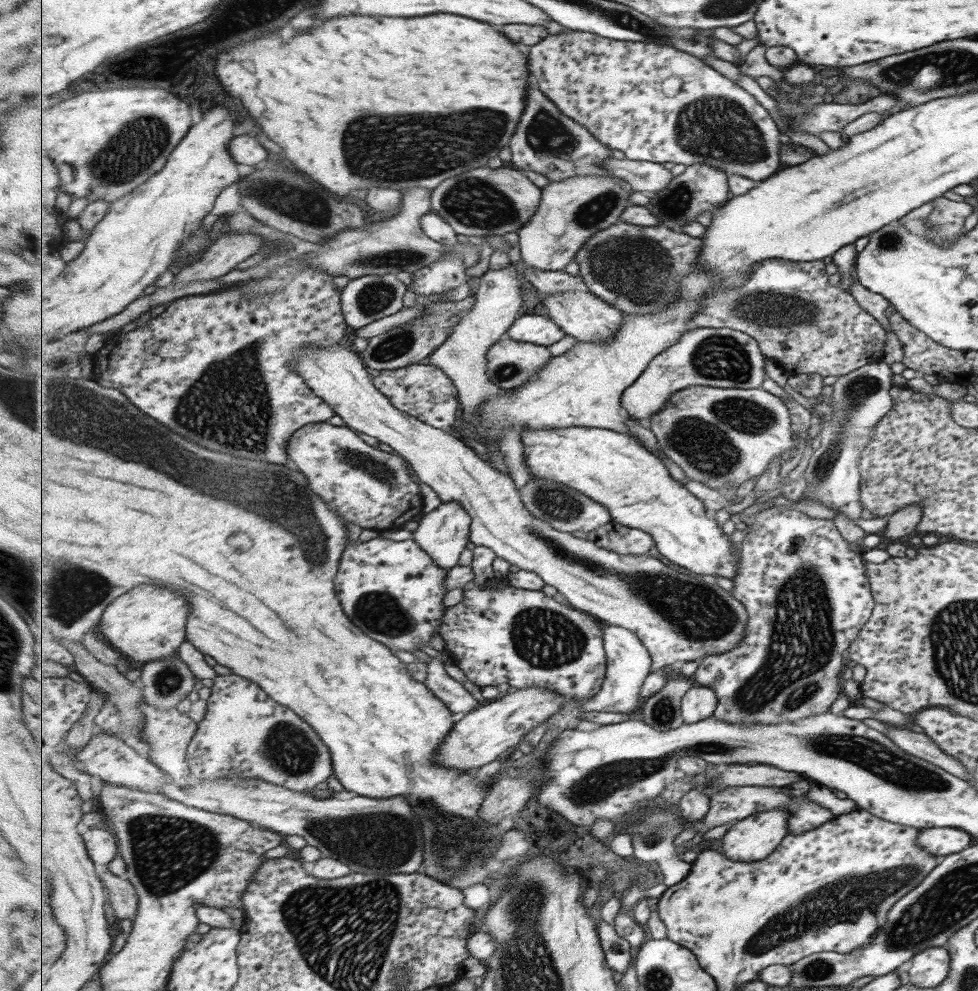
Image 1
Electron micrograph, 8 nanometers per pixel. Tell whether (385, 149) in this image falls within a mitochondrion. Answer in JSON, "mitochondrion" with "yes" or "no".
{"mitochondrion":"yes"}

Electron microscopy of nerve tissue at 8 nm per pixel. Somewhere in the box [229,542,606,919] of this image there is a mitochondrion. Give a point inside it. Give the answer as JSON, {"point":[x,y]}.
{"point":[382,841]}

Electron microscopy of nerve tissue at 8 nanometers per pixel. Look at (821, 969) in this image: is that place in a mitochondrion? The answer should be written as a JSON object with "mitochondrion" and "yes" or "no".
{"mitochondrion":"yes"}

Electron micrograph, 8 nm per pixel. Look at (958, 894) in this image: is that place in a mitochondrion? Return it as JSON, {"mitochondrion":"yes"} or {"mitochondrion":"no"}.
{"mitochondrion":"yes"}

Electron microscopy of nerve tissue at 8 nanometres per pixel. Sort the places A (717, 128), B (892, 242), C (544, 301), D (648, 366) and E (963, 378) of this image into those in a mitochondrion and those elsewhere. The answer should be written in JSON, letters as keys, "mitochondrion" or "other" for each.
{"A":"mitochondrion","B":"mitochondrion","C":"other","D":"other","E":"other"}

